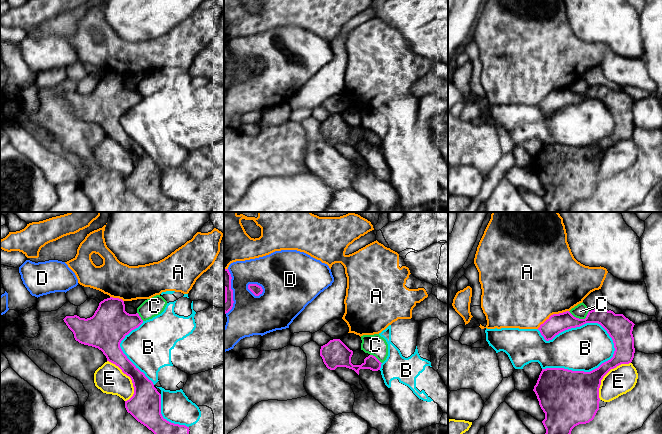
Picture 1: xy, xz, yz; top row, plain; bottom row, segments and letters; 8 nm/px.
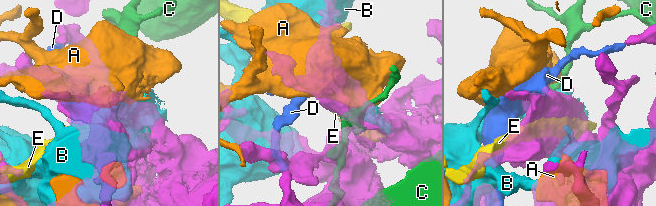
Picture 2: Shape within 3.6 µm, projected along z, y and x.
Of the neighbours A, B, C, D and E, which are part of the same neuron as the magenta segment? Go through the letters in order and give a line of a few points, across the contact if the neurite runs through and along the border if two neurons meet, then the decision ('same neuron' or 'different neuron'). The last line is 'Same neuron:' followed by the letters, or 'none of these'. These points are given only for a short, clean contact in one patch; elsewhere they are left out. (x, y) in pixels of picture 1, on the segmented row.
A: different neuron
B: different neuron
C: different neuron
D: different neuron
E: different neuron
Same neuron: none of these

